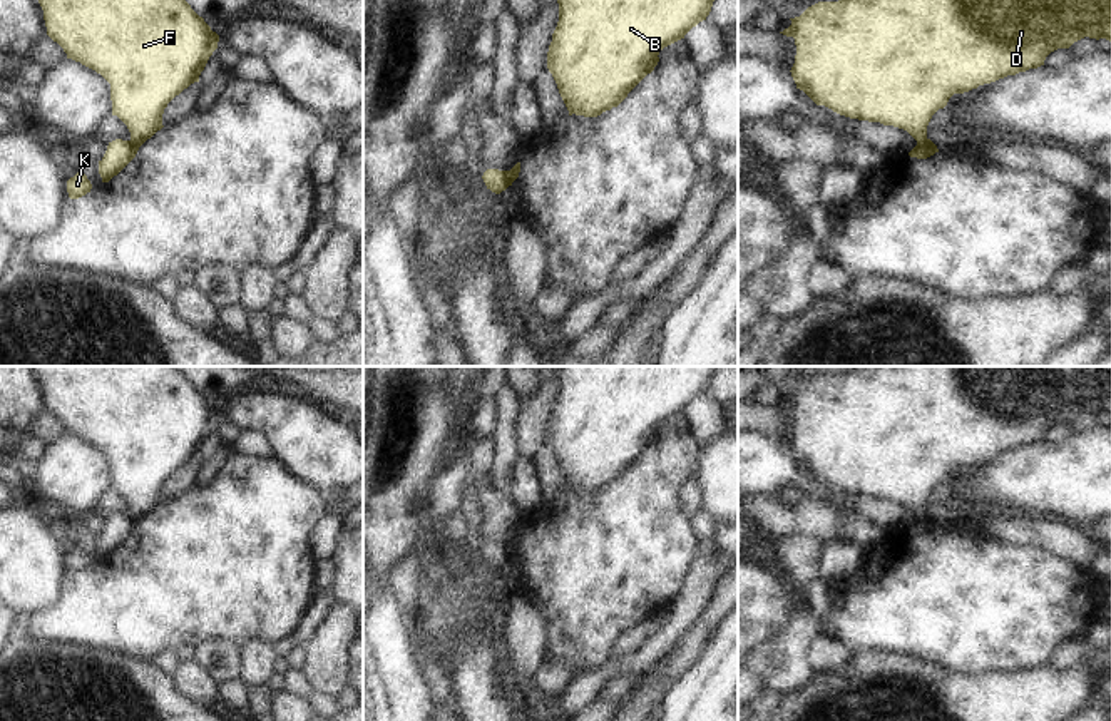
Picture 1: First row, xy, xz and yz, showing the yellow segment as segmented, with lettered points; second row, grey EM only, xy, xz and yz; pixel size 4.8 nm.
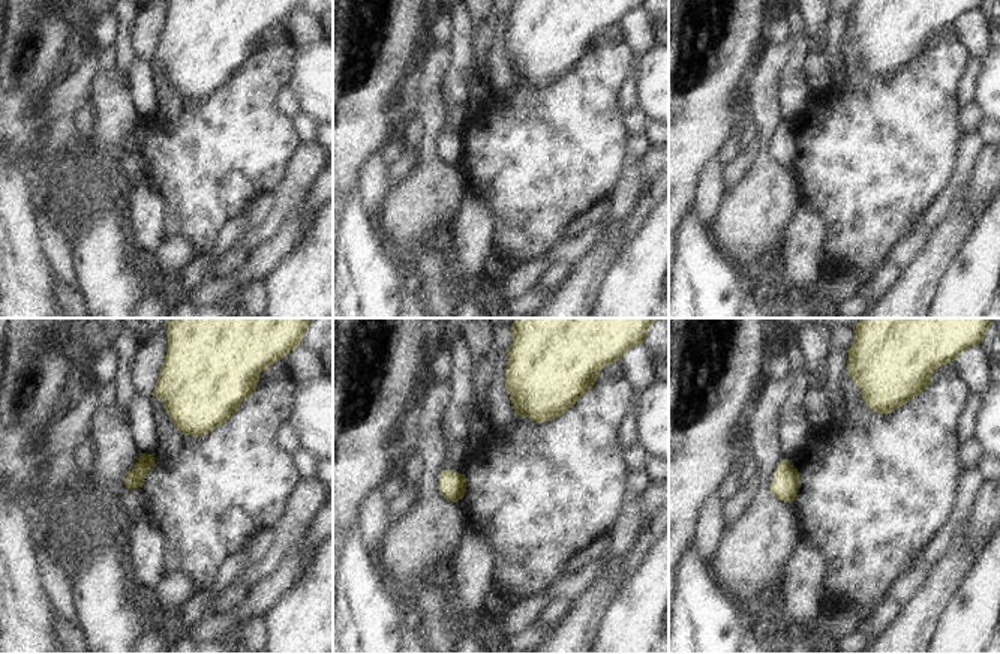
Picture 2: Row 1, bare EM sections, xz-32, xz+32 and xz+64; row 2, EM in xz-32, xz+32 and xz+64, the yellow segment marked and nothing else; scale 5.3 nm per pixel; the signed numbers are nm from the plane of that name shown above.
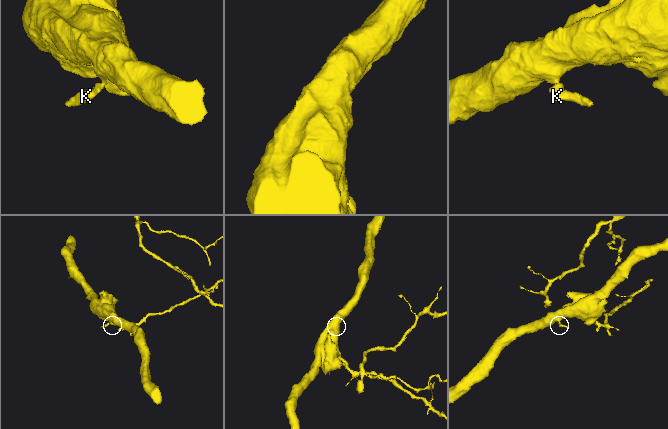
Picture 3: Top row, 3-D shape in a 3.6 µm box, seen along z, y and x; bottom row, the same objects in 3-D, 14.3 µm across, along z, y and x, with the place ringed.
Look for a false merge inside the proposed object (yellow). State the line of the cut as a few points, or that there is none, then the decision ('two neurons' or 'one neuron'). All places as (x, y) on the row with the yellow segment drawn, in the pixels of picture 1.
cut in yz along (926, 138), (917, 144); two neurons

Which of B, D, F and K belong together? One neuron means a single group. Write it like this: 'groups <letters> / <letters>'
groups B D F / K

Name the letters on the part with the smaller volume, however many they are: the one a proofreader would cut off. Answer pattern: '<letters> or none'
K

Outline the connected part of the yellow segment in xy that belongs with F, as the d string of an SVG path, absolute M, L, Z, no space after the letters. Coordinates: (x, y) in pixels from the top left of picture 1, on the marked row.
M38 0L38 3L47 35L64 49L67 59L95 70L110 84L112 115L127 125L131 142L137 147L164 127L164 109L184 89L199 82L219 42L219 35L186 0Z

